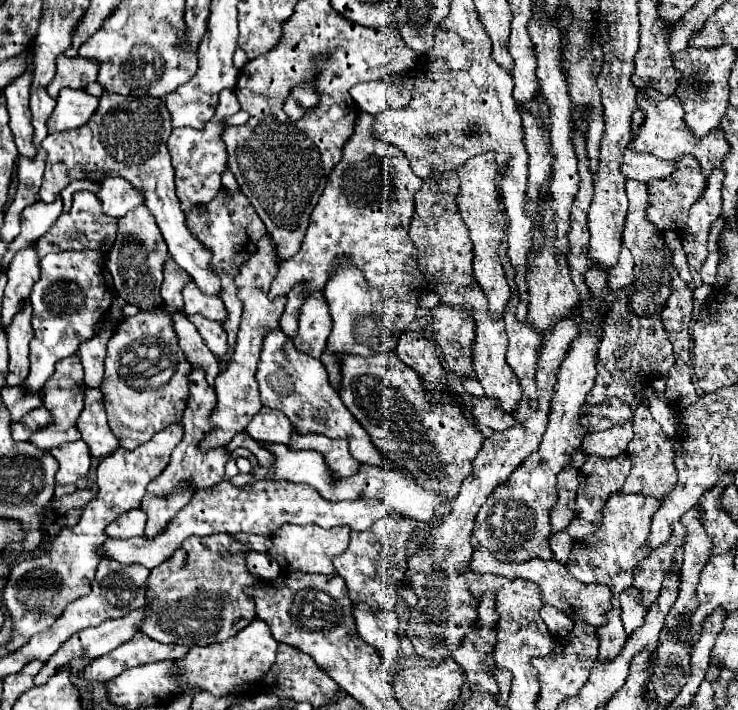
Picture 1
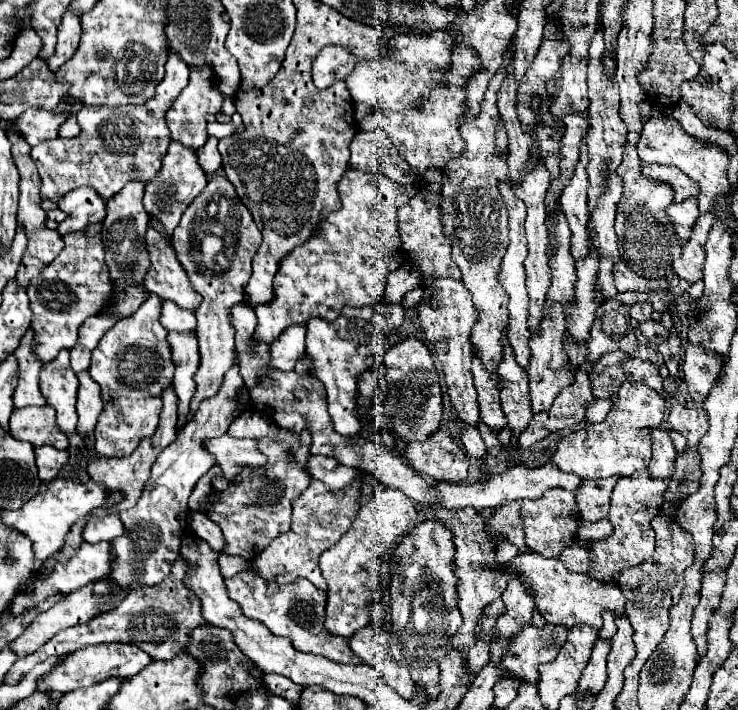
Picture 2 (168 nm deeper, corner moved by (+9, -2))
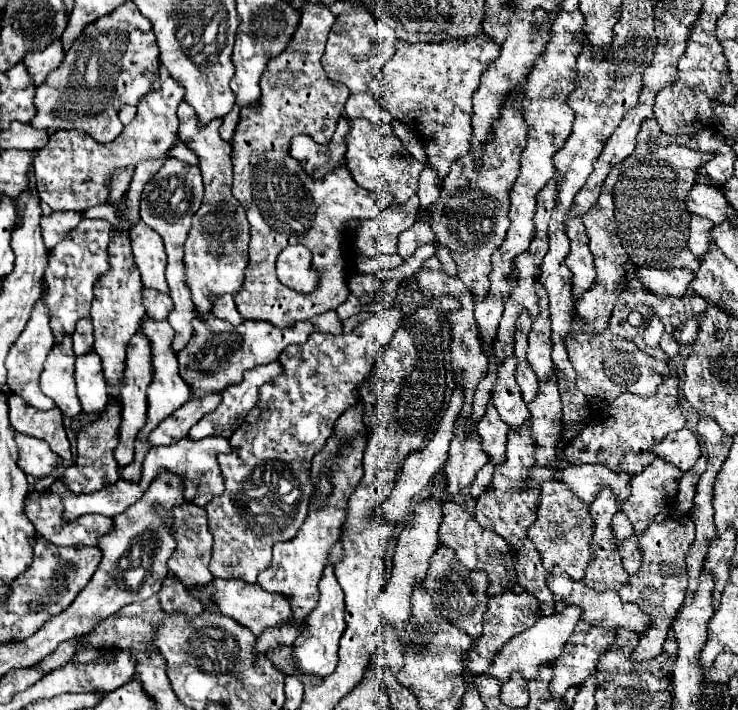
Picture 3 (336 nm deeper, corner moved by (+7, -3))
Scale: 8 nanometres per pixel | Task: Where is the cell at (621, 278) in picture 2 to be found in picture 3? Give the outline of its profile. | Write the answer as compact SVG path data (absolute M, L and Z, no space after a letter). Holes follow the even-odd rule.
M636 269L636 277L658 297L684 297L694 273L690 269Z

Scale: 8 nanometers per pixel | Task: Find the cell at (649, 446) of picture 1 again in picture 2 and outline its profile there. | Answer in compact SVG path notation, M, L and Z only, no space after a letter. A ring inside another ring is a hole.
M652 430L652 460L648 470L652 472L654 478L668 478L674 474L674 460L676 460L676 450L674 442L664 430Z

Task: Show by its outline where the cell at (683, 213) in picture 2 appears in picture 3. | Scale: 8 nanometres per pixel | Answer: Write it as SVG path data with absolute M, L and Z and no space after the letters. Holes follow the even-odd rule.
M700 215L690 217L690 241L688 241L688 247L696 257L702 257L708 251L708 243L712 241L708 237L710 227L712 227L712 221L708 221L706 217L700 217Z

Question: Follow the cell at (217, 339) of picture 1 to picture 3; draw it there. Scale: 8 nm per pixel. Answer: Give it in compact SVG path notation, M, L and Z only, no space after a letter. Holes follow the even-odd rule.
M144 289L144 305L146 305L146 315L156 321L168 319L168 313L174 309L170 295L154 289Z

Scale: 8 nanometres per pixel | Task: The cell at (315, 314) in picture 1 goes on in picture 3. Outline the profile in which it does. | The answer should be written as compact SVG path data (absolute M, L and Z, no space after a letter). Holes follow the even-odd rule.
M272 361L272 363L268 363L268 365L260 365L260 367L256 367L256 369L248 371L248 373L244 373L242 383L230 385L230 387L222 393L222 403L218 405L218 409L212 411L212 413L208 413L206 417L202 417L200 423L196 423L196 425L190 429L190 437L192 437L192 439L202 439L202 437L210 437L210 435L230 437L230 435L238 429L240 421L248 415L248 411L256 407L258 397L260 397L260 387L262 387L264 383L272 381L274 377L282 375L282 373L284 373L284 367L282 367L280 361Z

